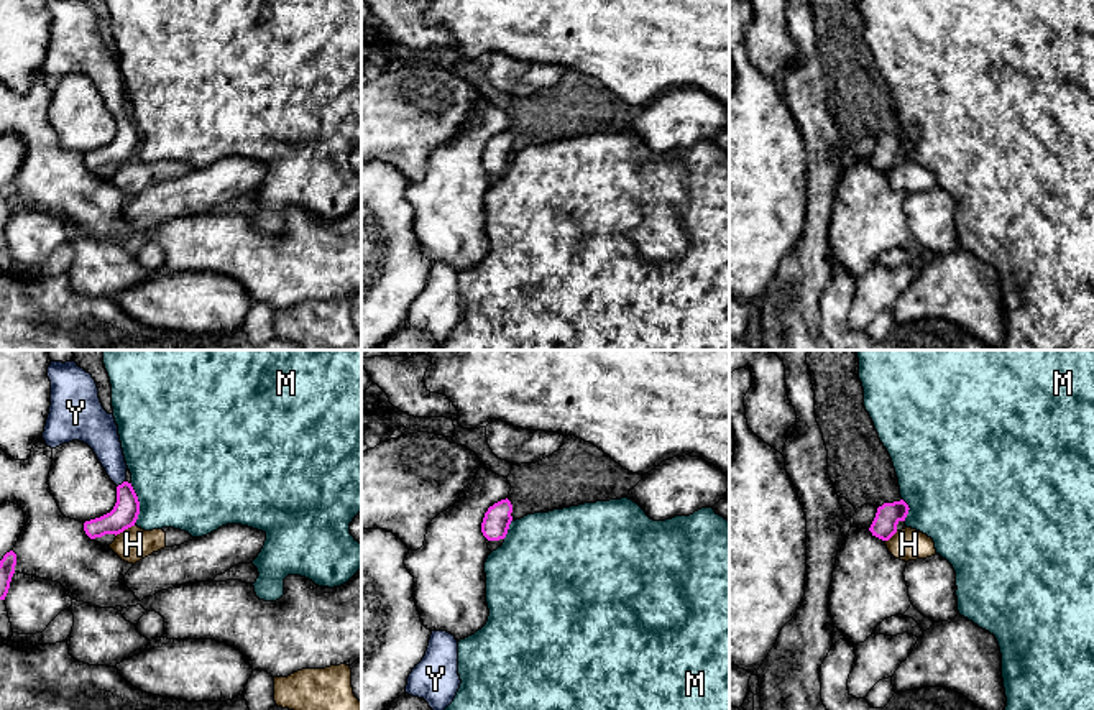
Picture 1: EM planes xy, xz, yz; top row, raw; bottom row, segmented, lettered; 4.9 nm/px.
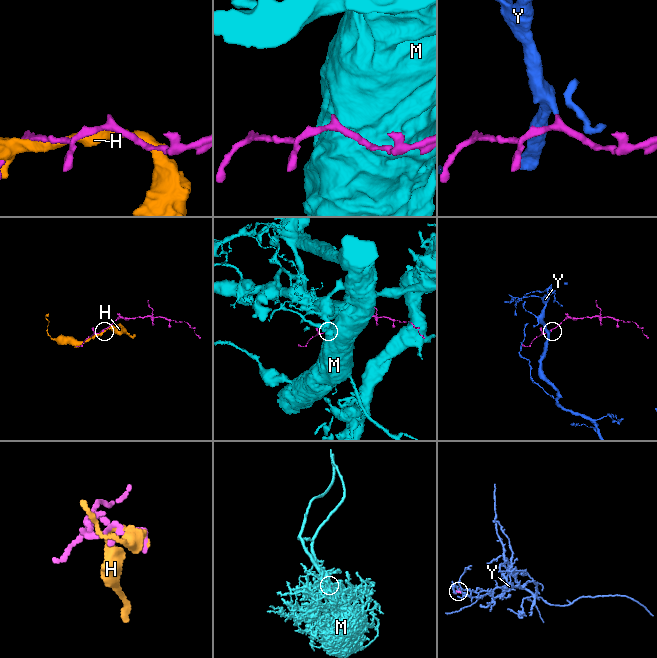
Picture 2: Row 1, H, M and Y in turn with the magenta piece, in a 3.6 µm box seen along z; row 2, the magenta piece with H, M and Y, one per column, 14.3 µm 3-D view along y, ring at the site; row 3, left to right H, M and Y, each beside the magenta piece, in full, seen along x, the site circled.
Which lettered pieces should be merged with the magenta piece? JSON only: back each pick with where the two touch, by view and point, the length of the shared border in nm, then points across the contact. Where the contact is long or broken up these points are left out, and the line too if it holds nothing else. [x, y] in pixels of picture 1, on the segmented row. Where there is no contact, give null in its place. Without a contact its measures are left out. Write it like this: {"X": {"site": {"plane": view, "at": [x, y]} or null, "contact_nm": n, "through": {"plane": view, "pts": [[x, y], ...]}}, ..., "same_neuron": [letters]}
{"Y": {"site": {"plane": "xy", "at": [122, 484]}, "contact_nm": 60, "through": {"plane": "xy", "pts": [[125, 511], [122, 484], [102, 437]]}}, "same_neuron": ["Y"]}

